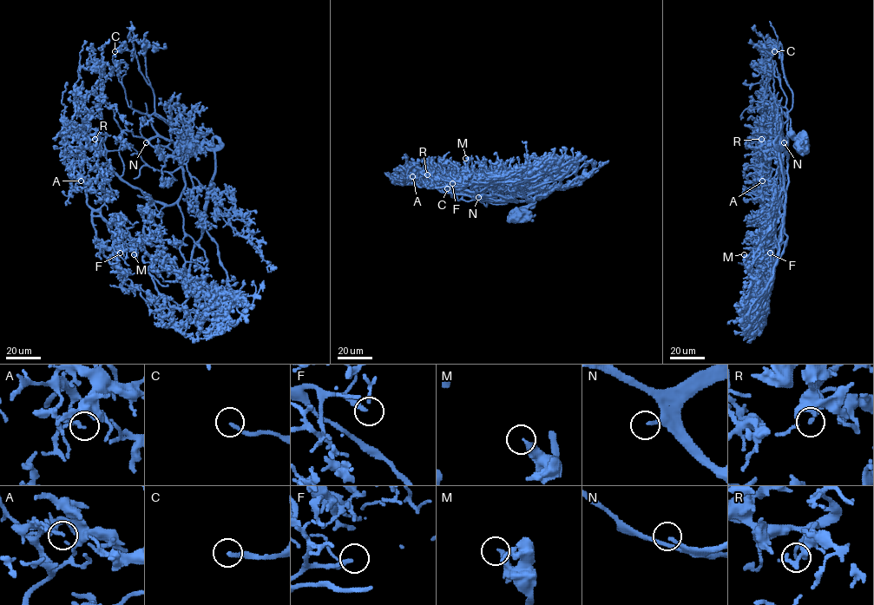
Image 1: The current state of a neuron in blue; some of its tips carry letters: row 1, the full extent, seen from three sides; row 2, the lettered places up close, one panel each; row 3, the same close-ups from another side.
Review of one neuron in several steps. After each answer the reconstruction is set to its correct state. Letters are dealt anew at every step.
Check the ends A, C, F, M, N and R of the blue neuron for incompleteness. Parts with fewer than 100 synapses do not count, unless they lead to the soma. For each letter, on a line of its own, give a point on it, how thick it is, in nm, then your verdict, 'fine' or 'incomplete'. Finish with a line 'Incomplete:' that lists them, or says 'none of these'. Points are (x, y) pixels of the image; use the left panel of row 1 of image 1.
A: place (81, 180); calibre 140 nm; fine
C: place (114, 51); calibre 200 nm; incomplete
F: place (120, 253); calibre 240 nm; incomplete
M: place (134, 254); calibre 300 nm; fine
N: place (146, 142); calibre 170 nm; incomplete
R: place (95, 139); calibre 150 nm; fine
Incomplete: C, F, N

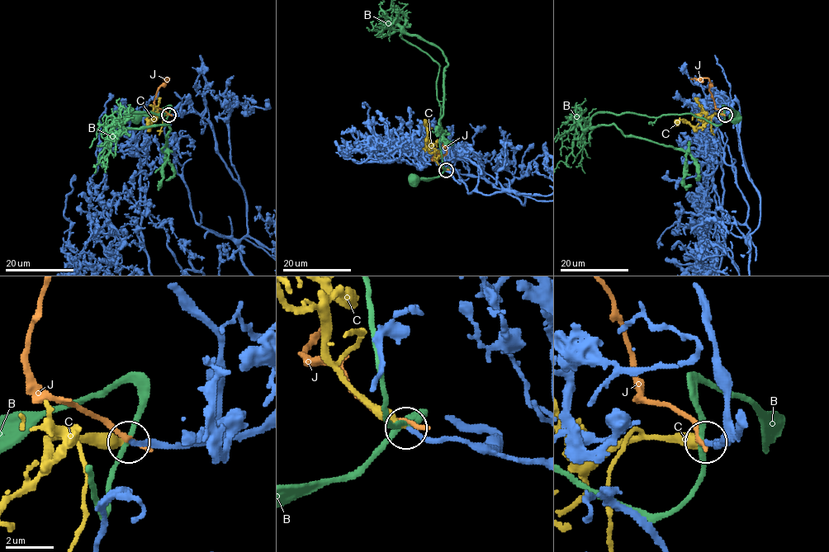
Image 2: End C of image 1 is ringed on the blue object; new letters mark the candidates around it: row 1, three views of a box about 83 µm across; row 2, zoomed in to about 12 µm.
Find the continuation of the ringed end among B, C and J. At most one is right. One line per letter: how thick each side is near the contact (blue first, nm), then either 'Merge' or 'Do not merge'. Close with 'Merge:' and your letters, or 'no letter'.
B: Thickness 220 nm (blue) against 200 nm. Do not merge
C: Thickness 220 nm (blue) against 320 nm. Merge
J: Thickness 240 nm (blue) against 240 nm. Do not merge
Merge: C

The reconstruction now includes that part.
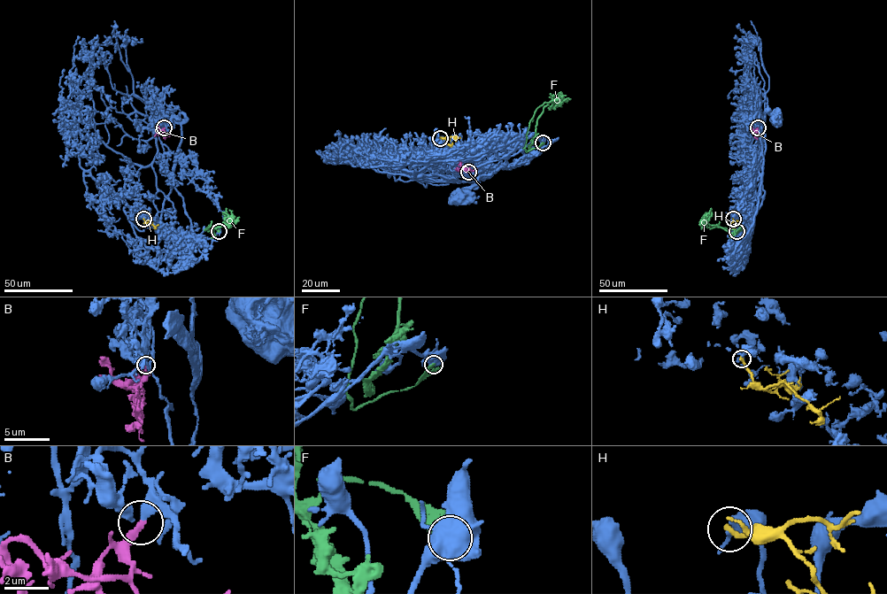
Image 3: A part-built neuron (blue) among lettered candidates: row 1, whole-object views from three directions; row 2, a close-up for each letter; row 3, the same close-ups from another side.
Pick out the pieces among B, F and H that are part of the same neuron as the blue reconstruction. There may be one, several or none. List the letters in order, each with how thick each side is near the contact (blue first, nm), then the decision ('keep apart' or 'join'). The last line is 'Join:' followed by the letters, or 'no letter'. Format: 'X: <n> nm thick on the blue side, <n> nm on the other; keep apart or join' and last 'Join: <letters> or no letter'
B: 280 nm thick on the blue side, 280 nm on the other; join
F: 600 nm thick on the blue side, 220 nm on the other; keep apart
H: 200 nm thick on the blue side, 240 nm on the other; keep apart
Join: B

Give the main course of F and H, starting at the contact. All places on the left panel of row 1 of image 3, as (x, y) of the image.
F: (219, 231), (209, 227), (205, 230), (210, 227), (219, 227), (223, 222), (214, 227), (212, 234), (210, 225)
H: (143, 219), (155, 228)

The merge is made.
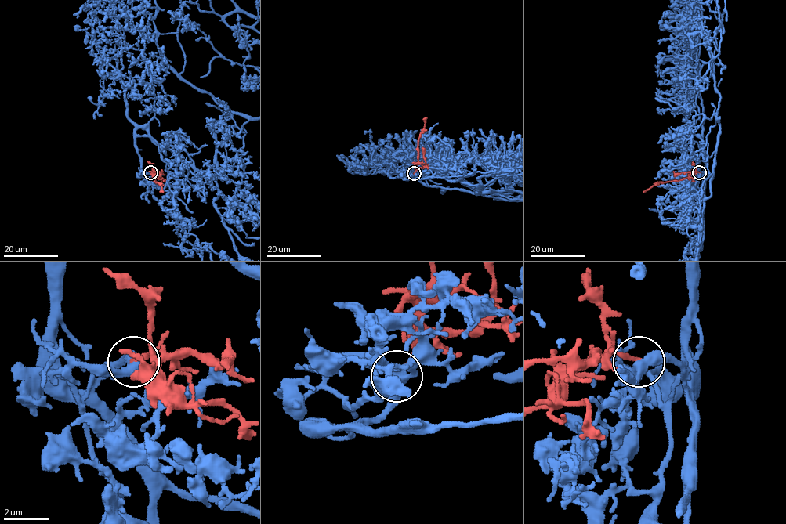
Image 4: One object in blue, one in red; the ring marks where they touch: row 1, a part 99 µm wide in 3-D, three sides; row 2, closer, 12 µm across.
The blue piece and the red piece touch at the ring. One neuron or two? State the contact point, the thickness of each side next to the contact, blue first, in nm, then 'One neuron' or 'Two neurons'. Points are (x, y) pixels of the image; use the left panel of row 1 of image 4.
Place: (150, 172). Thickness 360 nm (blue) against 200 nm. One neuron

